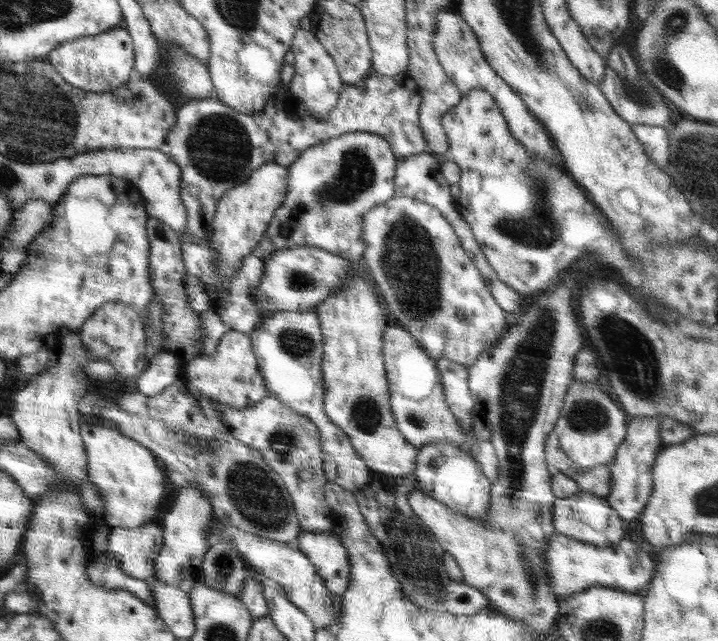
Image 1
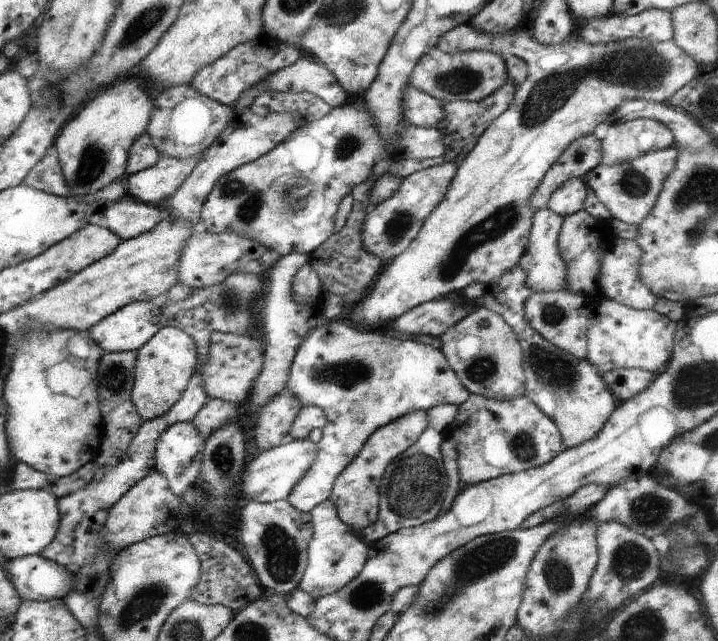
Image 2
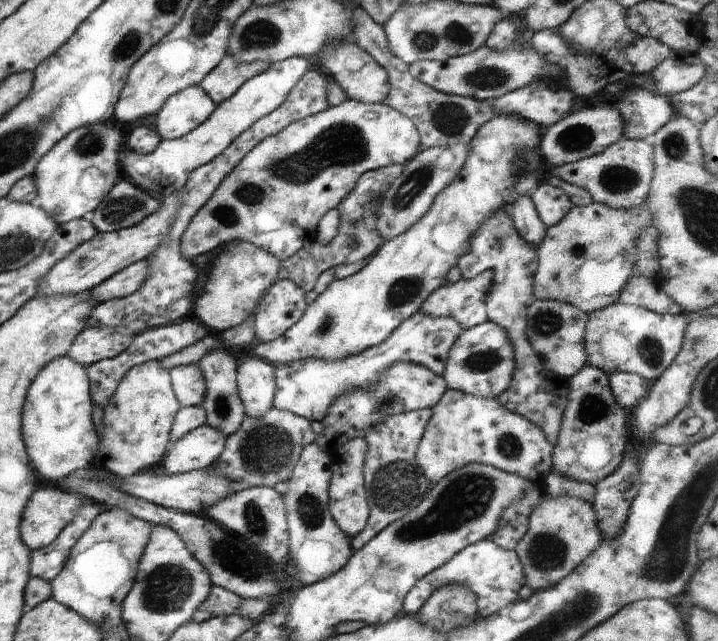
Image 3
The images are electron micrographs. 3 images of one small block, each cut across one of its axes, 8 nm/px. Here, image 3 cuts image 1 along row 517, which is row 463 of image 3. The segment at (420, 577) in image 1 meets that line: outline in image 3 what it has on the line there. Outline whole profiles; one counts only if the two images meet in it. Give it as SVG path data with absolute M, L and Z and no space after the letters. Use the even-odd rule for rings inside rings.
M430 408L386 416L373 426L372 430L368 430L366 436L363 436L368 444L362 469L370 518L364 530L350 538L353 551L362 548L388 524L392 524L395 520L406 516L412 508L416 508L435 485L424 476L422 466L416 460L416 450L430 422L430 416L432 416Z

